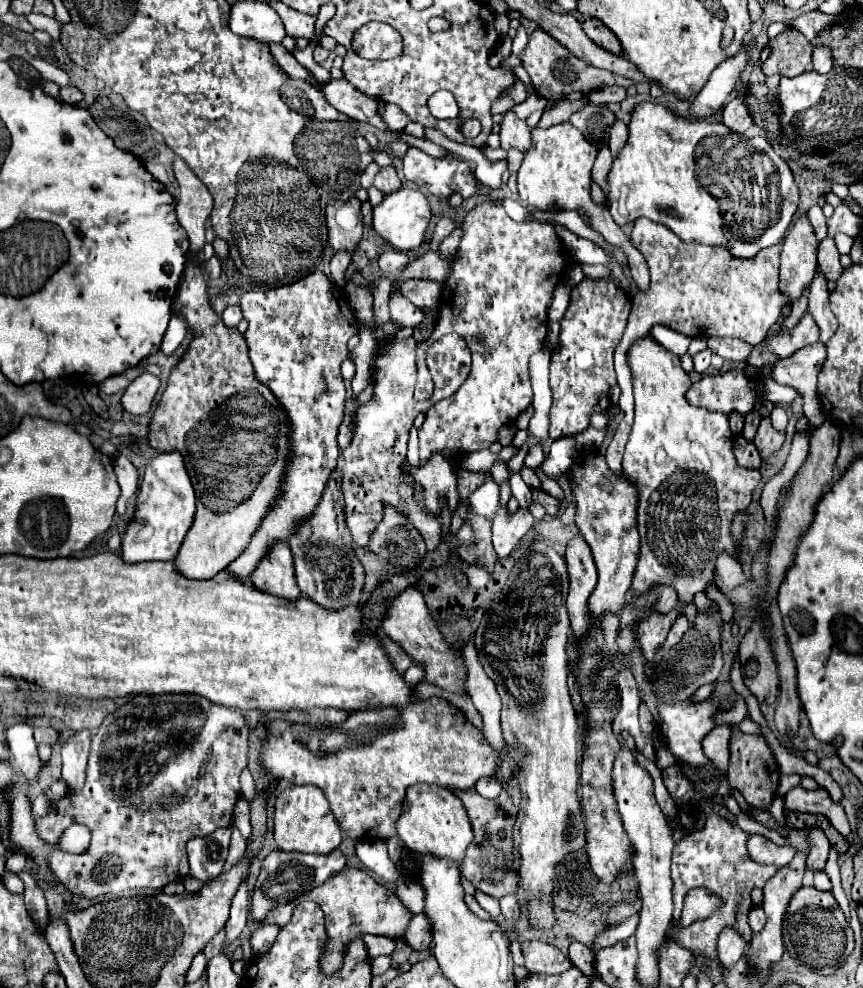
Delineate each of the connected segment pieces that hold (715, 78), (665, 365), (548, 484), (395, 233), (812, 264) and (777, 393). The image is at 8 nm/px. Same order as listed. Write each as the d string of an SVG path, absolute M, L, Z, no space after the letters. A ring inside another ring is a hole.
M742 46L742 50L734 58L722 62L712 72L708 84L700 90L698 98L690 104L690 112L696 114L698 118L712 116L722 106L724 98L736 90L736 82L740 80L740 74L746 66L748 66L746 46Z
M648 334L648 336L640 338L640 342L632 344L632 350L628 350L628 366L630 366L630 372L632 372L634 400L636 400L636 404L634 404L634 424L632 424L632 432L630 432L626 450L624 450L622 466L624 466L624 474L628 474L628 480L632 484L636 484L636 488L640 492L640 500L638 500L640 560L638 560L638 566L636 566L636 572L634 572L632 588L638 590L638 592L646 592L654 584L668 584L668 586L672 586L678 592L680 602L686 604L686 602L692 602L692 596L696 592L702 592L708 582L714 582L714 574L712 572L714 572L716 556L722 554L722 552L736 554L736 544L730 538L730 522L732 522L732 516L738 510L746 510L750 506L750 502L752 502L752 490L760 484L760 472L758 470L752 470L752 468L740 468L736 464L736 458L732 454L732 432L730 432L728 416L726 414L722 414L722 412L710 412L710 410L704 410L704 408L694 408L694 406L690 406L686 402L684 394L692 386L692 382L690 382L690 376L682 370L680 358L676 358L676 354L672 354L670 350L664 350L664 346L658 346L658 342L652 342L652 336Z
M540 467L536 468L535 472L541 481L542 489L551 496L563 500L563 490L560 486L553 479L548 478Z
M400 188L392 194L386 194L380 204L374 206L372 212L372 228L376 234L380 234L392 248L410 252L416 250L424 242L424 232L430 222L430 208L428 200L422 192L410 190L410 188Z
M800 214L792 222L792 230L786 232L780 254L780 290L798 300L802 290L812 282L816 270L818 240L806 214Z
M768 378L768 380L764 380L764 396L774 404L790 404L798 396L798 392L792 388L780 386L772 378Z

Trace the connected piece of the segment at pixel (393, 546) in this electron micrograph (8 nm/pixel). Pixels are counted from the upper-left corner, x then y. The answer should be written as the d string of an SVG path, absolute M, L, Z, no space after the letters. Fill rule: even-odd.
M384 502L382 522L372 532L368 550L386 558L396 568L414 568L426 554L426 542L396 506Z

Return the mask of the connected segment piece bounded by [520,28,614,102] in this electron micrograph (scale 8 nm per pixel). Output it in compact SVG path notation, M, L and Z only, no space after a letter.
M536 28L530 34L528 46L520 54L520 60L522 60L522 66L526 68L526 72L530 74L530 80L534 84L536 94L546 98L548 102L558 102L562 98L580 100L580 98L586 98L594 88L602 88L602 86L612 86L614 84L612 72L594 68L594 66L578 60L570 50L564 50L562 44L558 44L554 38L544 34L544 30L540 30L540 28Z

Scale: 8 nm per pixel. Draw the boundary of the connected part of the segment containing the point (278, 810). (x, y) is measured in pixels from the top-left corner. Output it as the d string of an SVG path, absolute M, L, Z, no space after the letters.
M290 786L280 792L274 806L274 840L280 850L296 852L332 852L340 846L342 834L328 806L326 796L318 786Z

